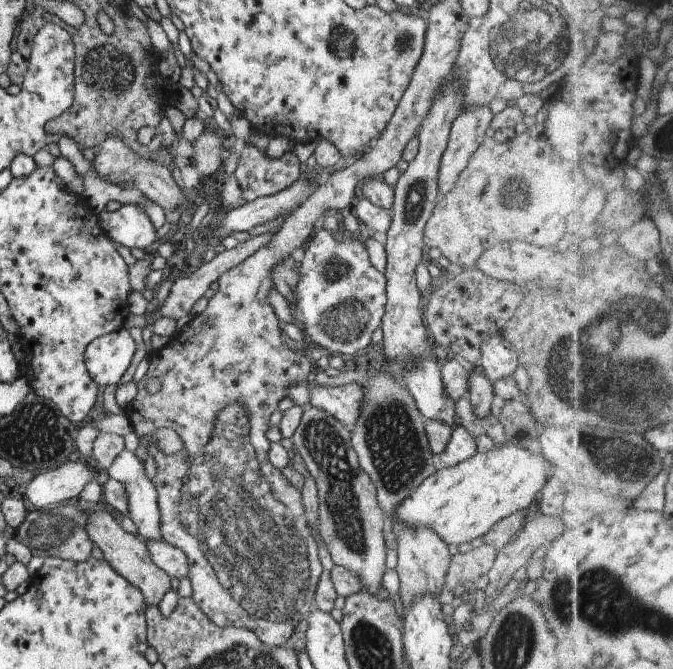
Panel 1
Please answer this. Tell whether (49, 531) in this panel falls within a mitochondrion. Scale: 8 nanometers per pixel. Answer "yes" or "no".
yes

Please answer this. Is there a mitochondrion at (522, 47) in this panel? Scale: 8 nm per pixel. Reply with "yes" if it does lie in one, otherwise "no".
yes

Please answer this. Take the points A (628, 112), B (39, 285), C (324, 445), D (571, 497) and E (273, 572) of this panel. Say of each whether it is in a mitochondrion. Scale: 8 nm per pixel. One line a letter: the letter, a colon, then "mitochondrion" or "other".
A: other
B: other
C: mitochondrion
D: other
E: mitochondrion

